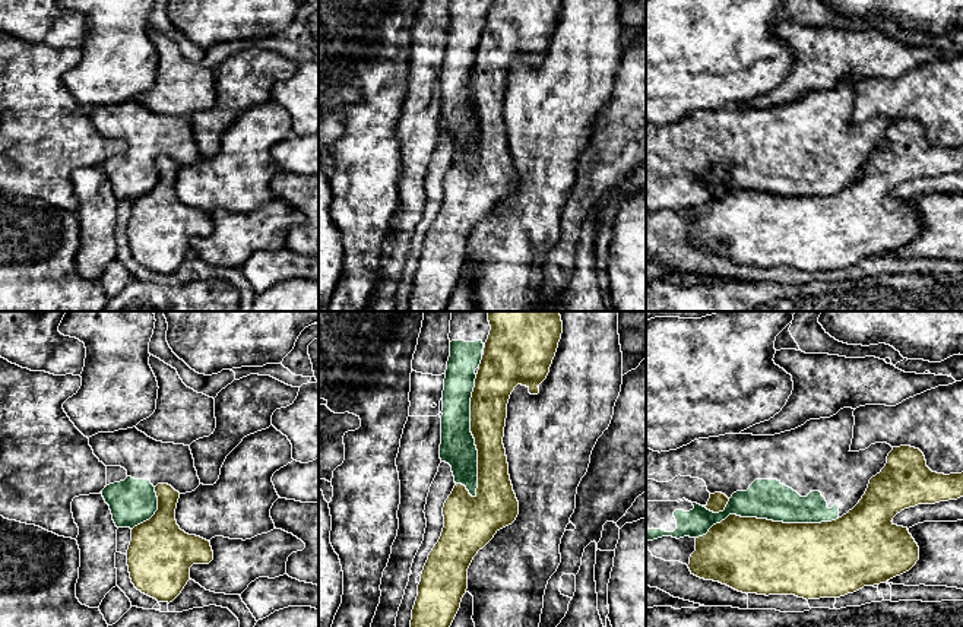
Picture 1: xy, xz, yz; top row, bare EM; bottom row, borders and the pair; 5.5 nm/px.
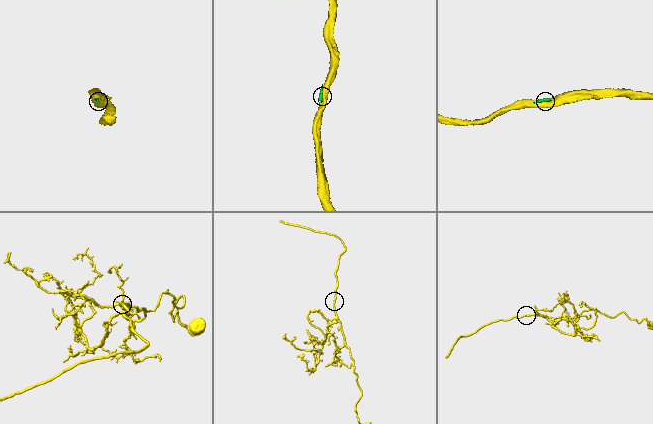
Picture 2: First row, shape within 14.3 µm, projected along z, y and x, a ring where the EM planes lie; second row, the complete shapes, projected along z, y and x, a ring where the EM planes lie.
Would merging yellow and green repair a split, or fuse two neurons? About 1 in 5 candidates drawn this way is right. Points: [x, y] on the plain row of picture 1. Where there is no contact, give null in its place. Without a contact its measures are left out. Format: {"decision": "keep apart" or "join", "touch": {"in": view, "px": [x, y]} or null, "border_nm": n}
{"decision": "keep apart", "touch": {"in": "xz", "px": [472, 107]}, "border_nm": 700}

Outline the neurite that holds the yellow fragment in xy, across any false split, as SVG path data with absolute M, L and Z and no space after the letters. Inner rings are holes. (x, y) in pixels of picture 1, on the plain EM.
M168 156L155 159L158 183L132 202L127 238L132 256L158 275L172 275L190 253L193 237L213 232L210 215L189 208L175 193L180 165Z

